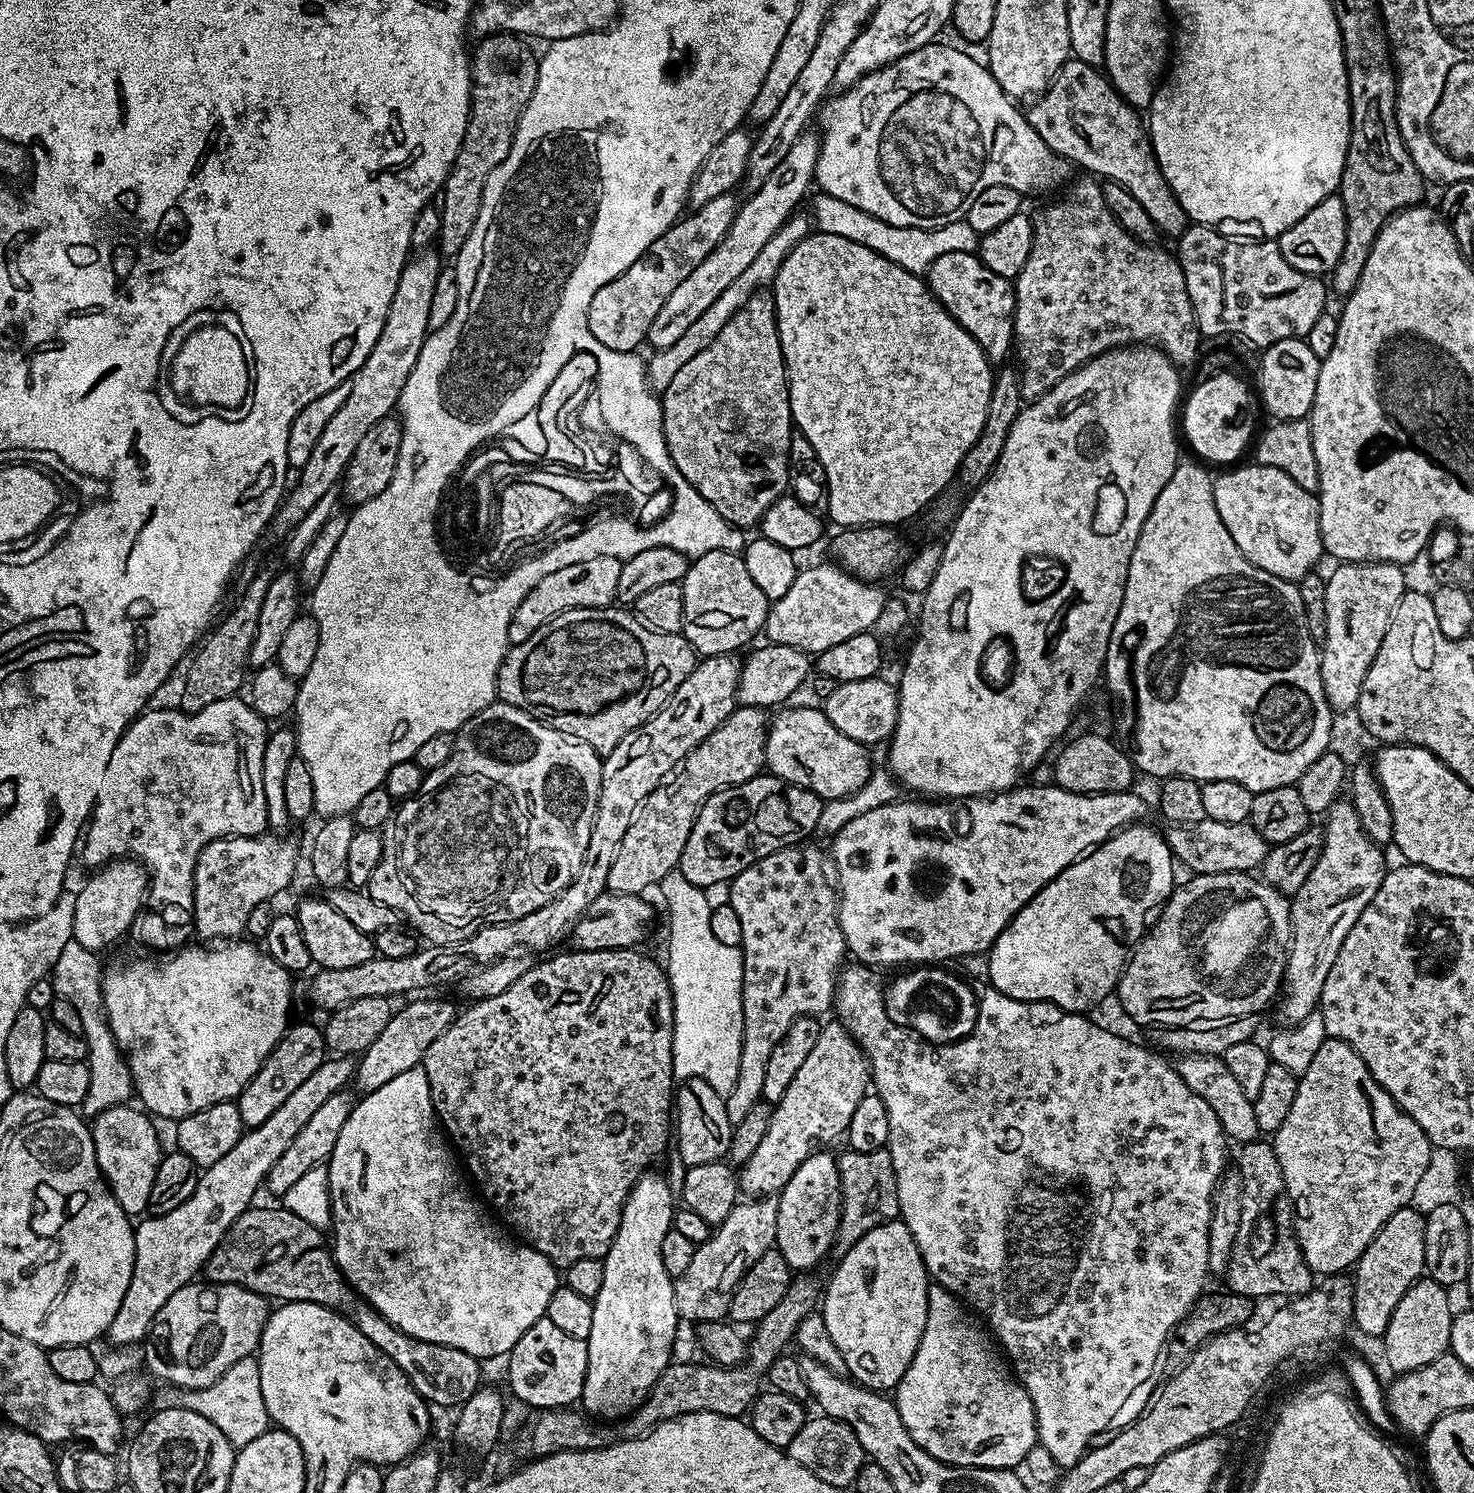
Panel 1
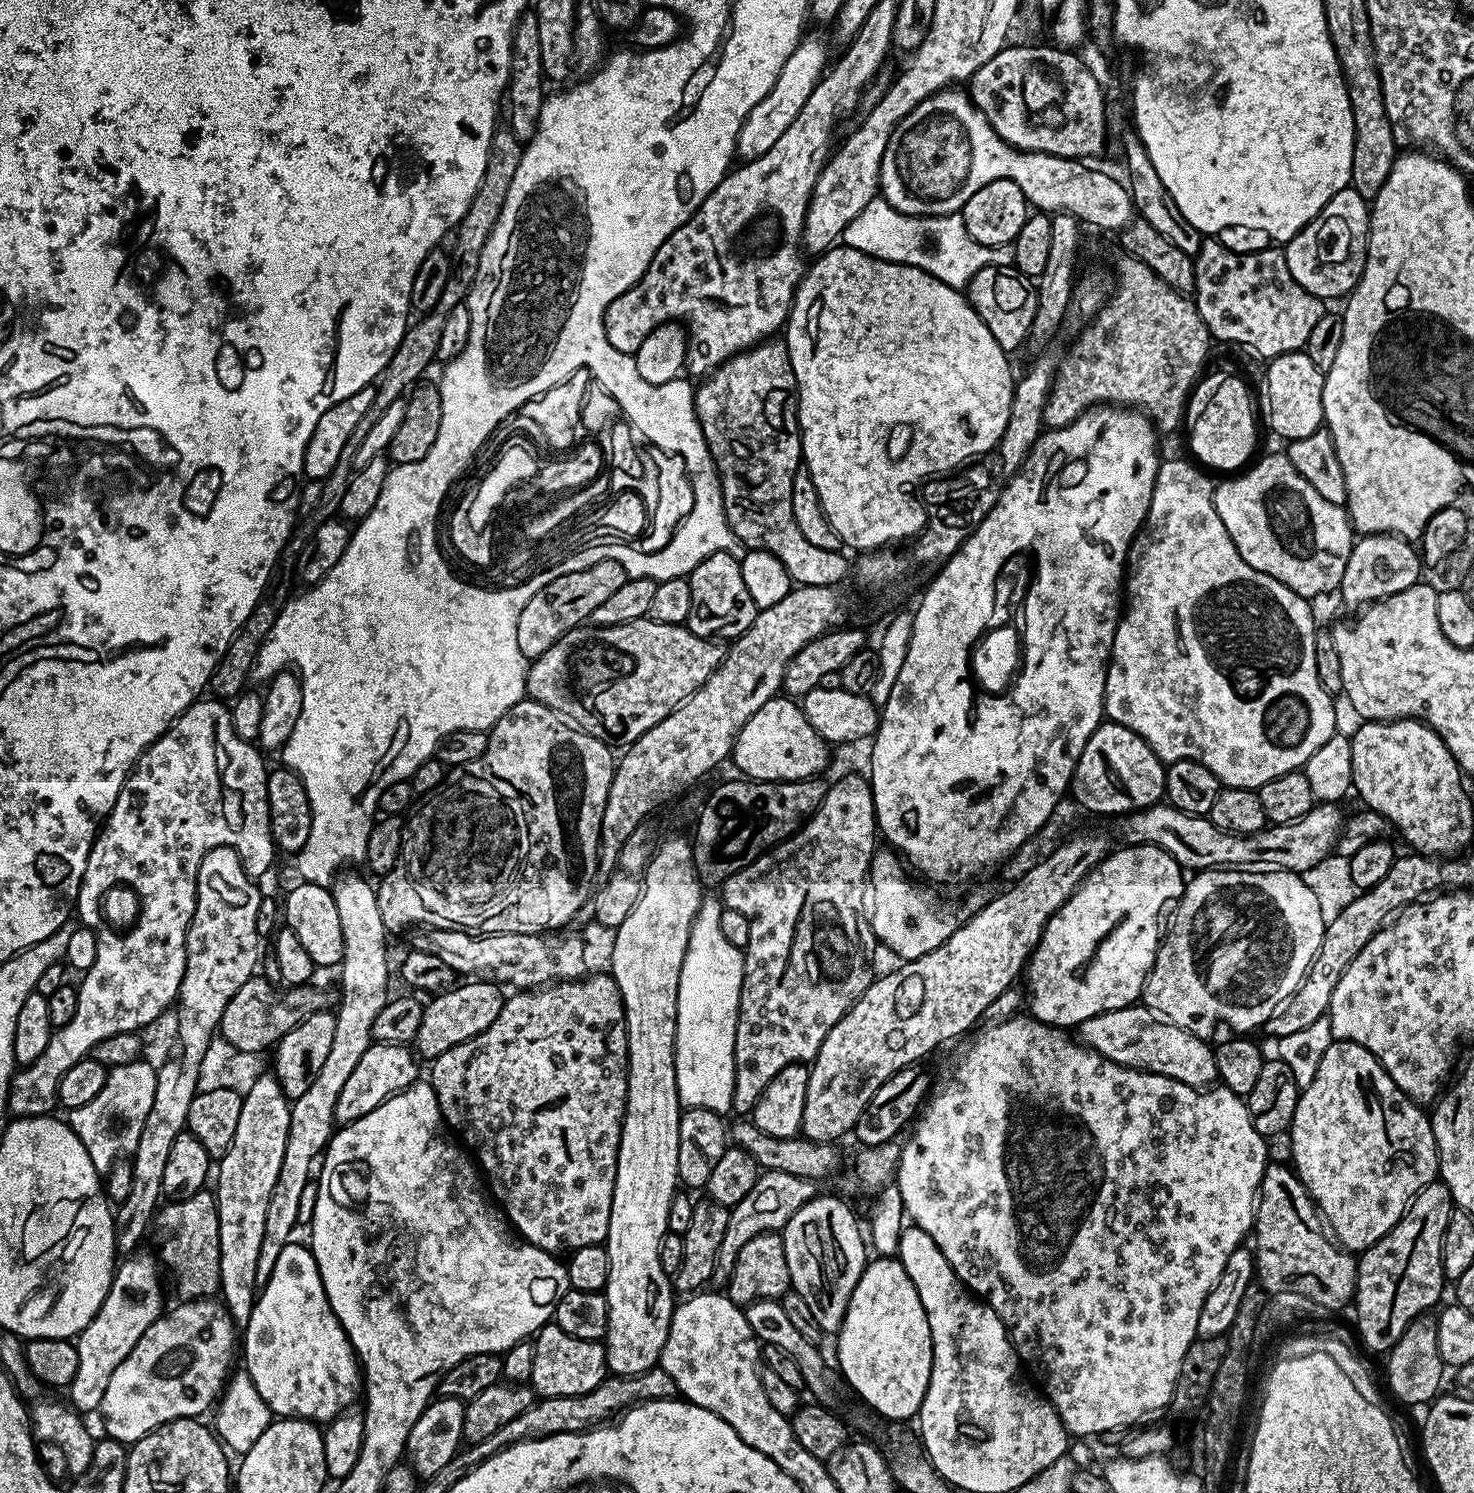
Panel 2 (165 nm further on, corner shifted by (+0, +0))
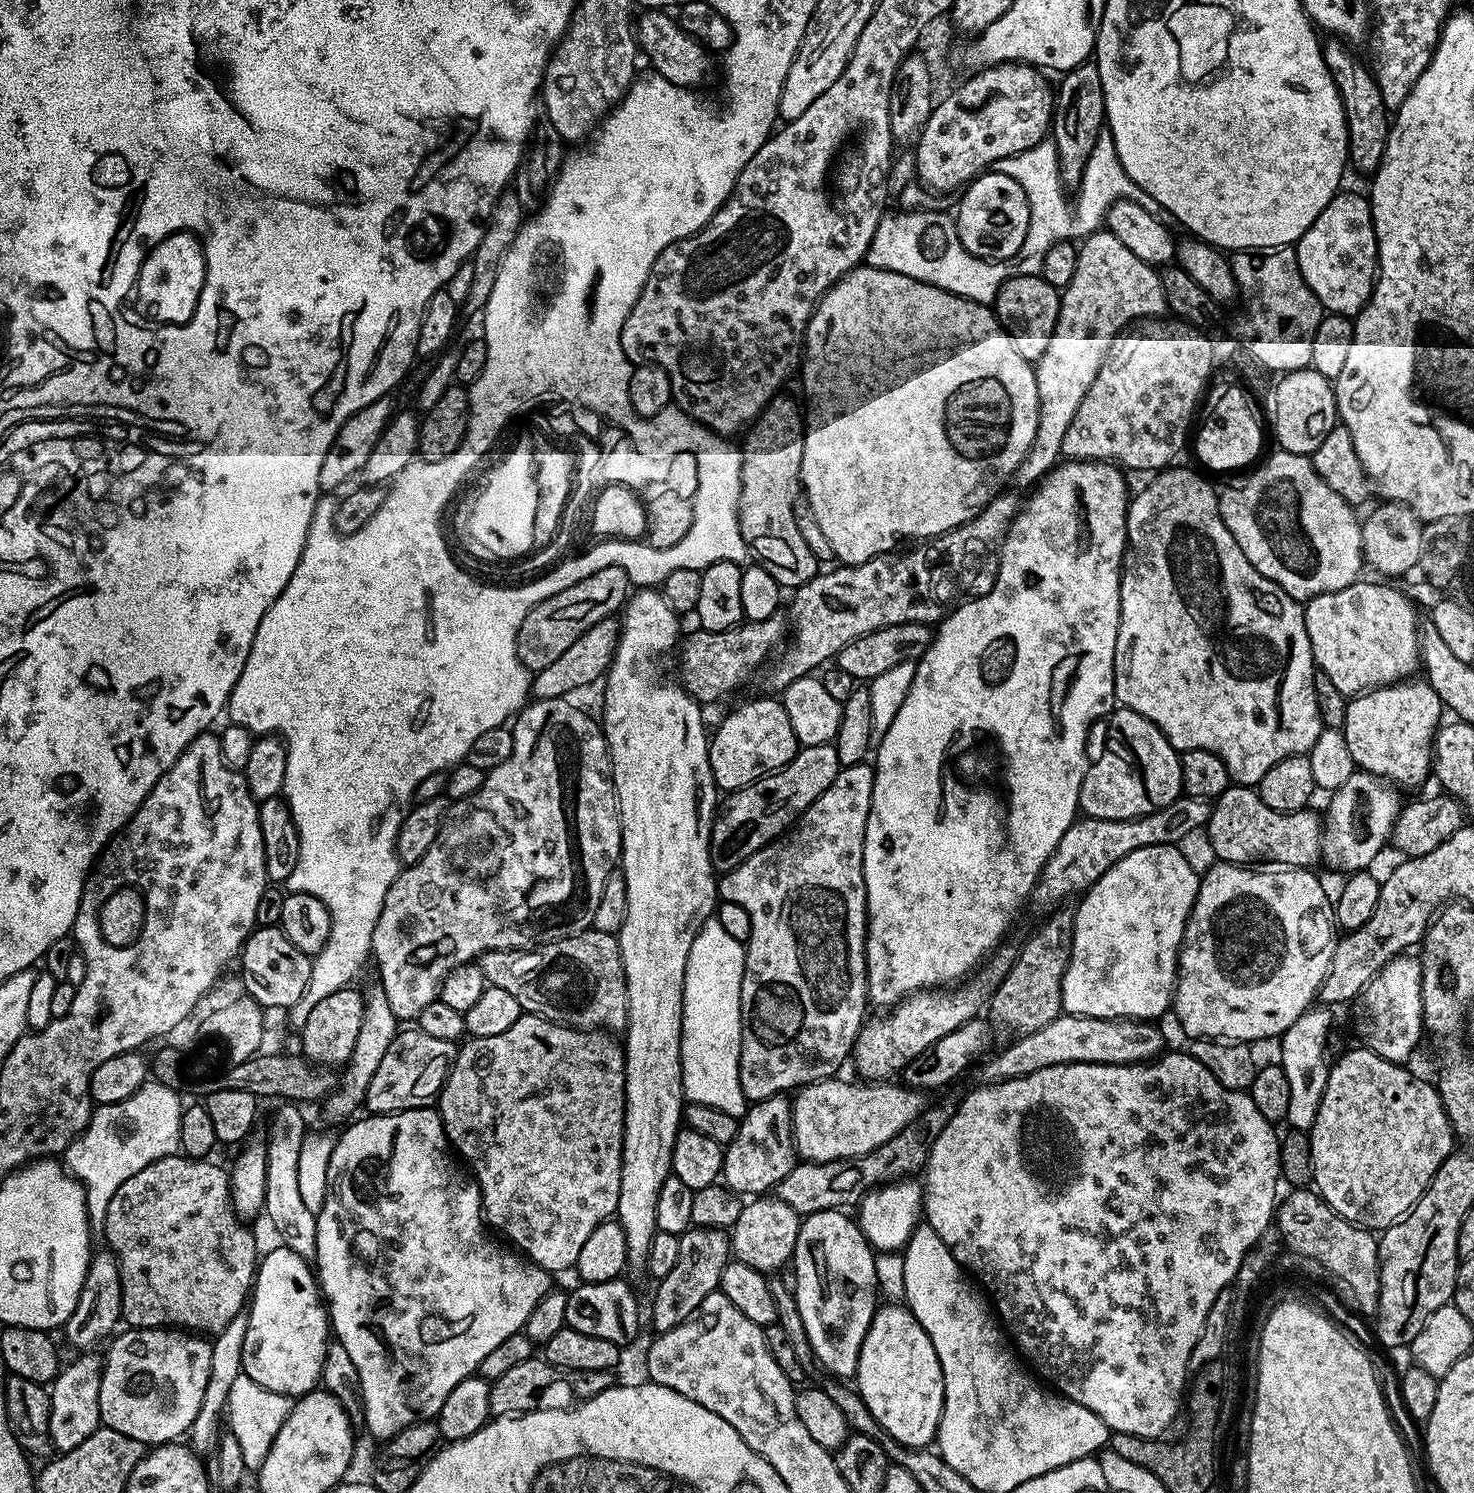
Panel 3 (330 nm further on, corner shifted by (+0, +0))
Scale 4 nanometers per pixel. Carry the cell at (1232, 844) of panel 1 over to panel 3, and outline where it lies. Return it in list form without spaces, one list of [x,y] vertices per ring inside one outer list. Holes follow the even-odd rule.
[[[1356,771],[1353,776],[1346,778],[1342,786],[1331,793],[1328,804],[1328,817],[1322,820],[1322,860],[1332,868],[1341,868],[1344,874],[1351,874],[1361,870],[1371,869],[1376,855],[1387,845],[1392,838],[1392,827],[1400,816],[1402,807],[1401,793],[1391,783],[1382,782],[1380,777],[1371,776],[1368,772]]]

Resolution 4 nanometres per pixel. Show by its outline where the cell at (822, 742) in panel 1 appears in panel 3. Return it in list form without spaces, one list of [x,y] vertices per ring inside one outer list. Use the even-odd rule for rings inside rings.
[[[776,698],[768,699],[772,700],[748,700],[745,704],[738,705],[737,708],[717,726],[716,733],[714,731],[711,733],[708,742],[708,761],[712,767],[712,777],[714,778],[717,789],[723,790],[725,793],[730,793],[736,791],[738,788],[745,788],[746,785],[753,784],[755,780],[761,780],[761,778],[767,776],[769,772],[776,772],[778,769],[786,767],[786,765],[795,758],[798,751],[796,735],[794,734],[794,730],[790,727],[790,720],[786,718],[786,710],[784,709],[783,703]]]

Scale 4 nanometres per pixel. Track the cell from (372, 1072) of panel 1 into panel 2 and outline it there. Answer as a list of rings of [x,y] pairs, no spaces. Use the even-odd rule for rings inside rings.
[[[476,978],[471,982],[457,983],[446,992],[433,995],[429,999],[432,1001],[424,1004],[422,1026],[418,1026],[414,1041],[415,1051],[421,1057],[424,1055],[425,1061],[431,1062],[437,1056],[446,1054],[446,1050],[482,1034],[482,1030],[486,1030],[486,1026],[490,1026],[490,1022],[494,1022],[502,1010],[506,996],[500,992],[503,992],[501,985]]]

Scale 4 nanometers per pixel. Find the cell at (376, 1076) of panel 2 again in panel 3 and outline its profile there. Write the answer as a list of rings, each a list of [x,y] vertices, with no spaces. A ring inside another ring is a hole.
[[[408,1026],[397,1031],[390,1042],[390,1050],[382,1058],[374,1078],[370,1078],[368,1093],[364,1096],[367,1111],[372,1114],[401,1112],[411,1108],[427,1108],[439,1097],[444,1079],[456,1060],[457,1045],[450,1040],[434,1038],[421,1032],[419,1027]]]

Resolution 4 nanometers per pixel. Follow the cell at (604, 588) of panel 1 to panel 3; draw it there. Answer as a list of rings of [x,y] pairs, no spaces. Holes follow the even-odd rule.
[[[606,566],[606,570],[598,570],[590,574],[590,578],[582,578],[574,582],[566,590],[554,594],[545,600],[539,600],[538,606],[526,614],[522,626],[516,635],[516,656],[533,673],[541,672],[554,658],[559,658],[594,622],[619,613],[630,595],[630,581],[626,570],[618,566]]]

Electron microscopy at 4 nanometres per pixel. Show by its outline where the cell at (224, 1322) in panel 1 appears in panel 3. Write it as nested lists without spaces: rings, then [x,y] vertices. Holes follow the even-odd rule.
[[[134,1328],[122,1332],[107,1345],[108,1353],[102,1356],[101,1425],[118,1430],[118,1434],[126,1434],[126,1438],[134,1438],[145,1446],[179,1441],[194,1422],[198,1406],[202,1406],[202,1394],[206,1394],[206,1382],[210,1382],[211,1343],[203,1335],[175,1328]]]

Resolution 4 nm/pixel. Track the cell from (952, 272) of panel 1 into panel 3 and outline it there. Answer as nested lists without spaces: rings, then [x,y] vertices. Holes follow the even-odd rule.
[[[1019,276],[1010,278],[998,290],[994,301],[996,319],[1004,325],[1013,340],[1016,341],[1018,354],[1030,362],[1035,362],[1046,354],[1046,346],[1050,346],[1050,338],[1054,334],[1054,326],[1060,313],[1061,293],[1050,282],[1039,276]]]

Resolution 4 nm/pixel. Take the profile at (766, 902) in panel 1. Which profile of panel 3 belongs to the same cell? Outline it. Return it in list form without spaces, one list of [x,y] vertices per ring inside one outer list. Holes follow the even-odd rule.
[[[865,762],[849,768],[841,767],[840,773],[830,782],[827,790],[811,804],[799,821],[792,825],[784,835],[766,845],[762,850],[750,854],[737,868],[723,873],[718,880],[718,896],[720,900],[738,902],[738,906],[746,906],[746,914],[750,914],[750,938],[746,941],[744,953],[744,977],[742,978],[742,994],[740,995],[740,1017],[742,1018],[742,1046],[740,1047],[740,1081],[745,1101],[755,1102],[771,1096],[778,1096],[791,1090],[799,1089],[805,1084],[815,1084],[818,1080],[832,1078],[837,1075],[843,1060],[849,1059],[856,1036],[866,1019],[864,1004],[868,993],[868,975],[864,969],[864,933],[868,927],[868,907],[866,906],[866,890],[864,889],[864,871],[862,870],[862,850],[866,822],[872,805],[874,794],[873,765]]]

